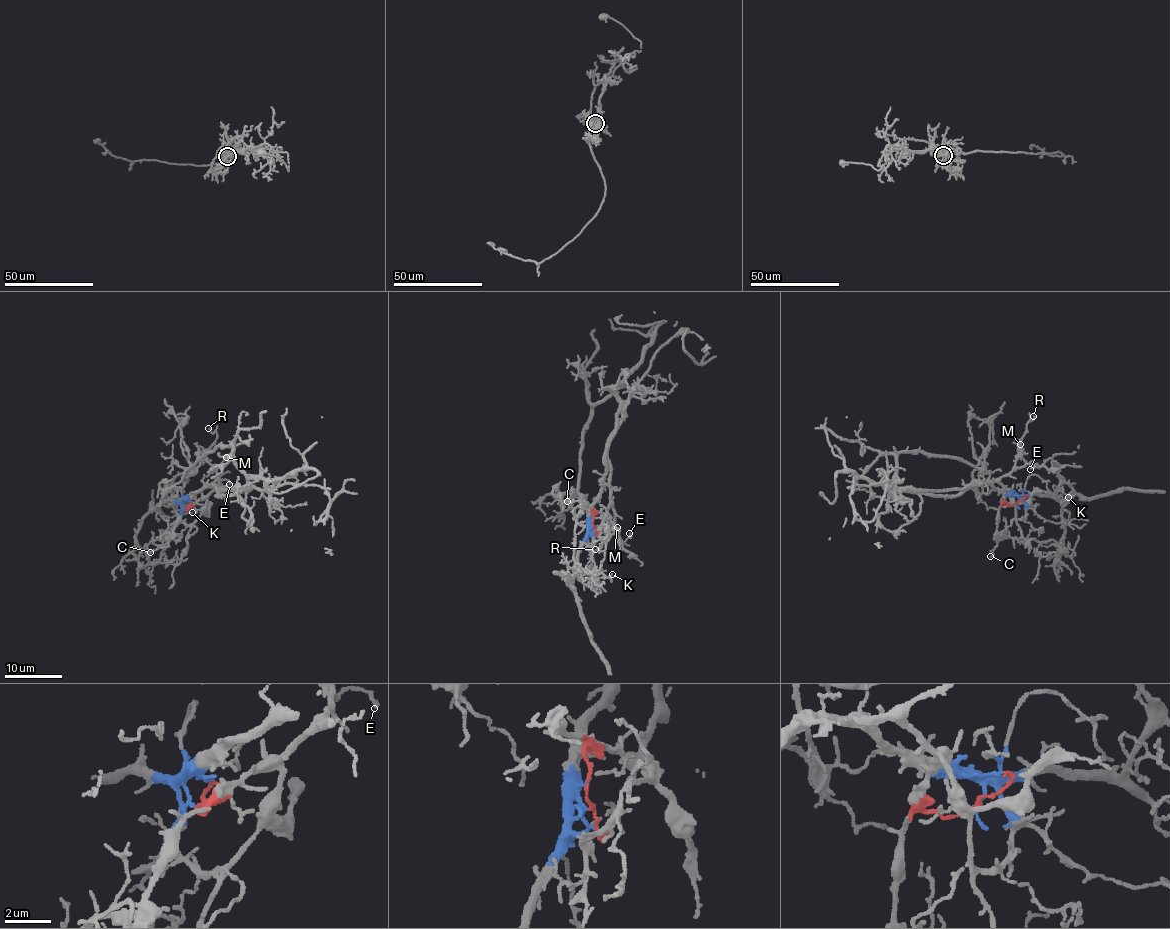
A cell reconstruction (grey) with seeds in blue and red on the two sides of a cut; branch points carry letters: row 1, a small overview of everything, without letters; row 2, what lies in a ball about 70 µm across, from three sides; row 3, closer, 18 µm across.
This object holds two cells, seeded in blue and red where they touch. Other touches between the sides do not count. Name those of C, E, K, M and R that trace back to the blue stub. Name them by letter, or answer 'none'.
K

